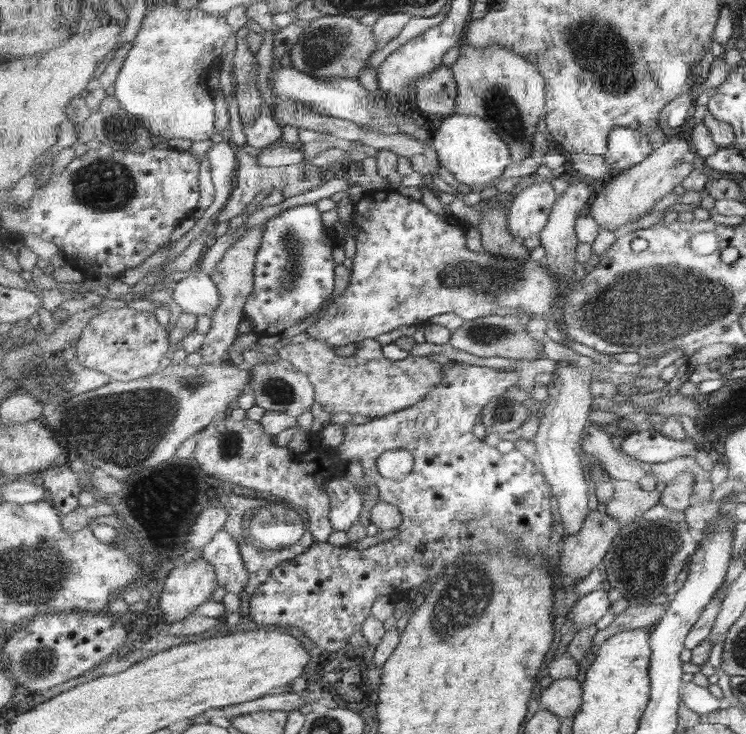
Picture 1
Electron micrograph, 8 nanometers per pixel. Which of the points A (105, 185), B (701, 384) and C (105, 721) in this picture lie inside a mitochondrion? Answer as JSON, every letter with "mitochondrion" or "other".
{"A":"mitochondrion","B":"other","C":"other"}

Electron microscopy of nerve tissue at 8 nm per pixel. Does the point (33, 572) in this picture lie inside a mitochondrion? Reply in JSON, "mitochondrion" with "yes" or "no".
{"mitochondrion":"yes"}

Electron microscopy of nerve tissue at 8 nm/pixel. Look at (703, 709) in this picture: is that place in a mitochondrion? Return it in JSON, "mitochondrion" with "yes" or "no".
{"mitochondrion":"no"}

